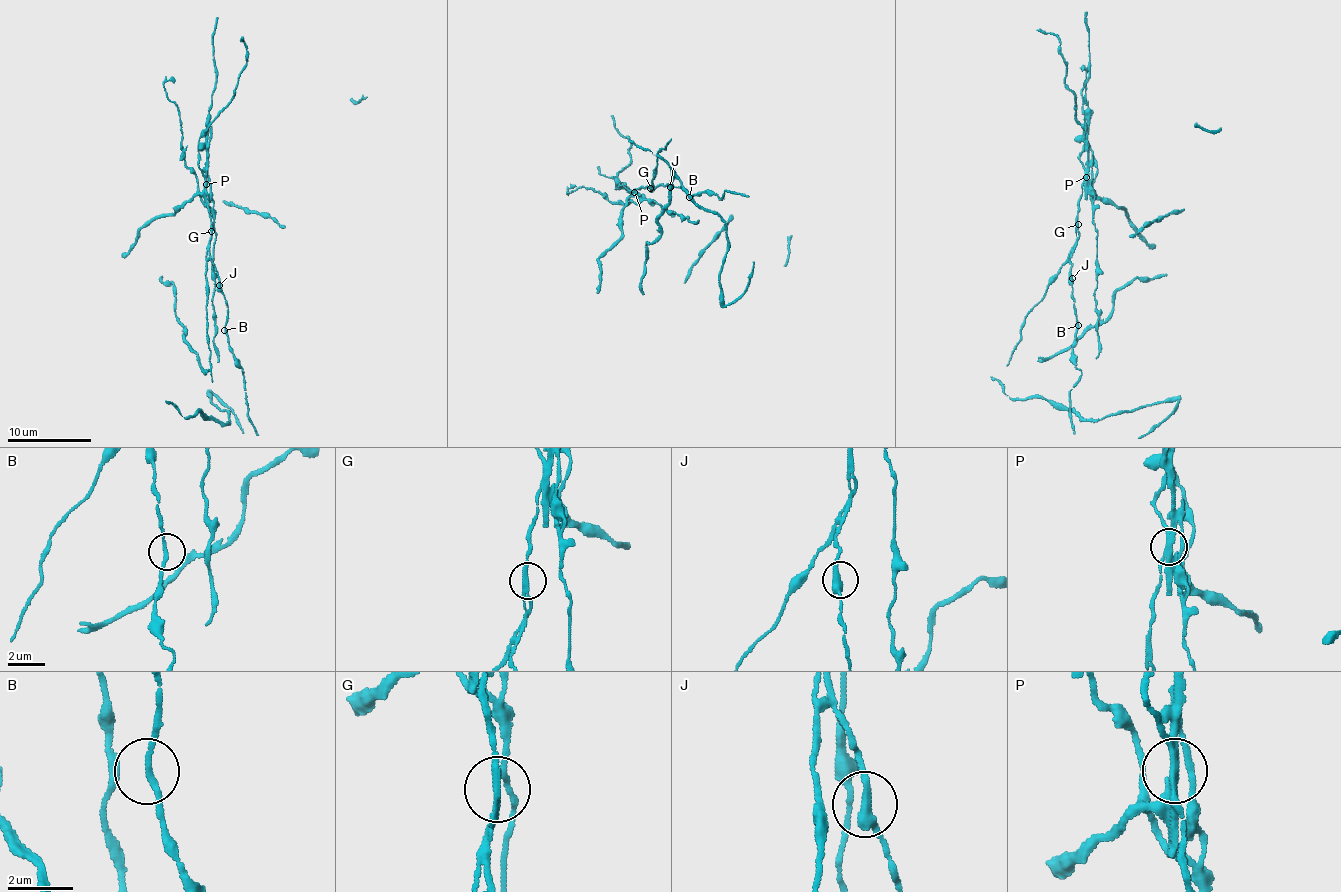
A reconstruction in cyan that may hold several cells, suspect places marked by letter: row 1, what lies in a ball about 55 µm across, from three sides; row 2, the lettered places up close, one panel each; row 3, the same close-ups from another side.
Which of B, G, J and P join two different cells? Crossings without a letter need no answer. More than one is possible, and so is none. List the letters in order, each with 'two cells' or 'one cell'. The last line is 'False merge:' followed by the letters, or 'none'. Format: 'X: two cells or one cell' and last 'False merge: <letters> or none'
B: one cell
G: two cells
J: one cell
P: two cells
False merge: G, P

